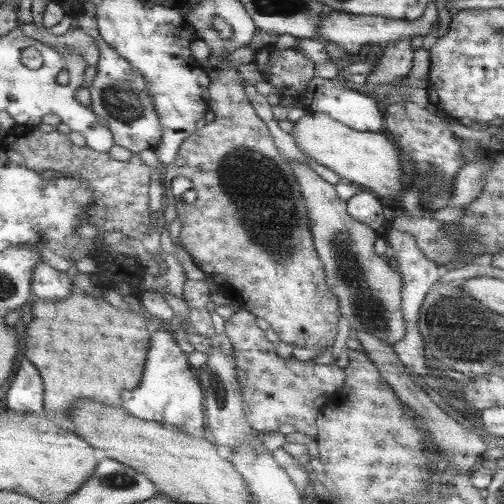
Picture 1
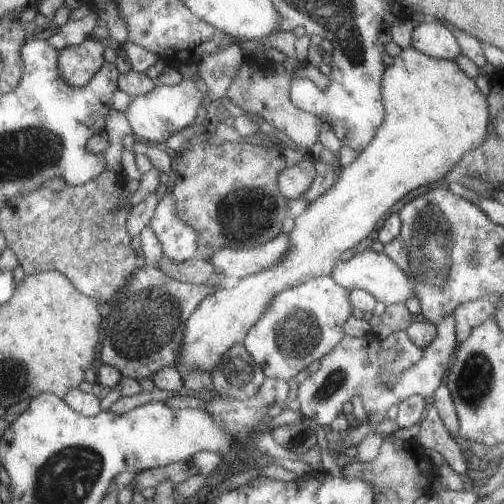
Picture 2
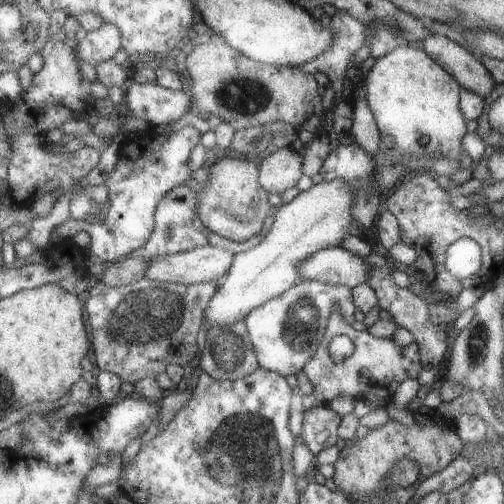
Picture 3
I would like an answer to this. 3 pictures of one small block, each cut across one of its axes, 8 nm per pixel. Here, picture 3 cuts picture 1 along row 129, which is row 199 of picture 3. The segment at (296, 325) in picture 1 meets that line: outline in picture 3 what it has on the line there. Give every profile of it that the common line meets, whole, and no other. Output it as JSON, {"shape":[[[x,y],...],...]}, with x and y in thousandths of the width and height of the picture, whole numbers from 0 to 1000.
{"shape":[[[435,306],[435,317],[415,337],[415,365],[399,369],[395,393],[395,437],[403,440],[407,456],[427,460],[458,480],[490,480],[506,460],[518,460],[518,444],[534,425],[530,405],[530,377],[522,377],[510,361],[514,329],[494,313],[470,313],[458,306]]]}

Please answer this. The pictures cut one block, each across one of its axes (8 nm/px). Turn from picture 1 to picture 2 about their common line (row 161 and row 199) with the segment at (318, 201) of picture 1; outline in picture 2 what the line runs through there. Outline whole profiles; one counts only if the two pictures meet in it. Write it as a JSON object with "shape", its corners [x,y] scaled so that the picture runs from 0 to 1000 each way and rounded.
{"shape":[[[597,313],[581,329],[562,329],[562,337],[554,337],[550,373],[562,385],[562,393],[585,397],[601,389],[601,381],[613,373],[613,365],[625,353],[621,329],[625,329],[621,313]]]}

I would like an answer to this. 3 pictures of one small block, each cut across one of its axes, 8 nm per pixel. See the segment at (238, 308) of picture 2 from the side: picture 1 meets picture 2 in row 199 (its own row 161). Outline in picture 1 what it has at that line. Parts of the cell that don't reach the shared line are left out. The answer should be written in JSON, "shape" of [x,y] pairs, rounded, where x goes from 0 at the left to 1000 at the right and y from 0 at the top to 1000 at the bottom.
{"shape":[[[609,222],[581,246],[581,278],[629,325],[665,341],[677,361],[708,365],[748,393],[784,393],[800,385],[800,310],[776,270],[756,262],[708,262],[637,222]]]}

